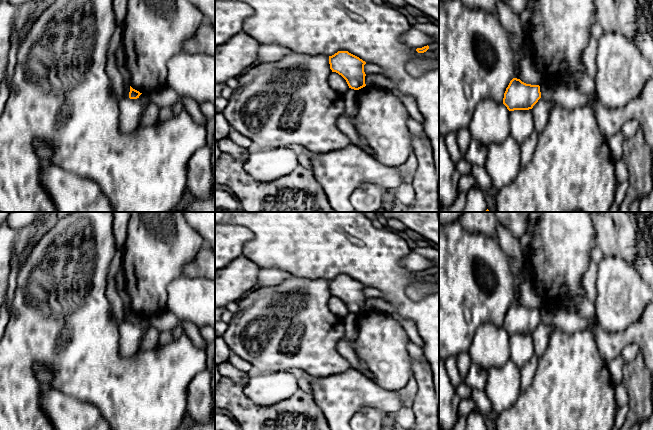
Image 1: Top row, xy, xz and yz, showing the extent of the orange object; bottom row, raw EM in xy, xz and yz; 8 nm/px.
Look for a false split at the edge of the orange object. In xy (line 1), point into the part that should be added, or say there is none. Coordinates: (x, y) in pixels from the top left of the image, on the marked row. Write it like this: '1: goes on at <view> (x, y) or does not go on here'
1: does not go on here

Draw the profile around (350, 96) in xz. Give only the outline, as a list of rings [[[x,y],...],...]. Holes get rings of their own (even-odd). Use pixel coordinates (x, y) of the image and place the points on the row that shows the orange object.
[[[349,88],[343,94],[343,101],[345,103],[345,112],[354,126],[356,124],[356,116],[358,113],[357,95],[358,91],[351,88]]]

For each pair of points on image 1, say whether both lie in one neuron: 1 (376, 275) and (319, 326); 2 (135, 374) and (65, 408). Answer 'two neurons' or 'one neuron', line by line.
1: two neurons
2: two neurons

